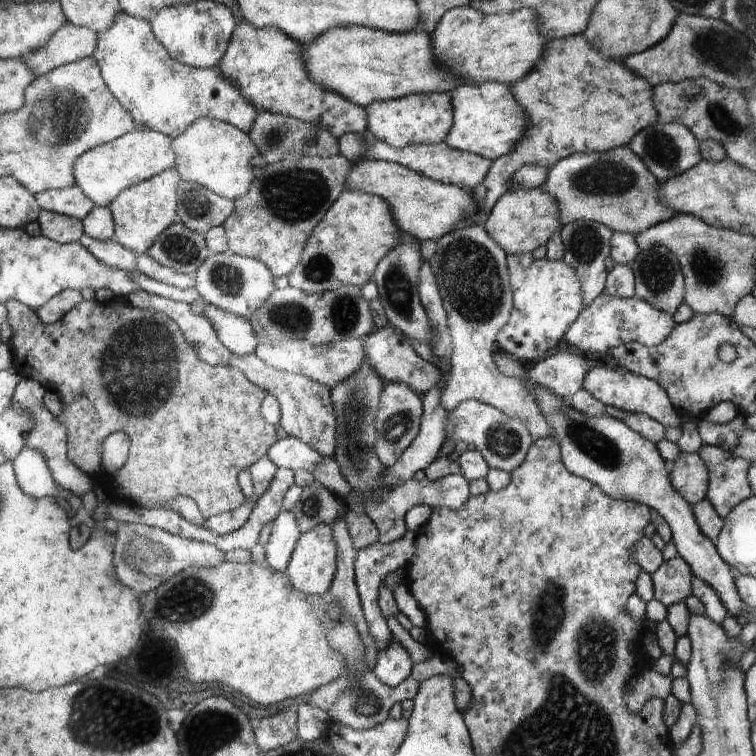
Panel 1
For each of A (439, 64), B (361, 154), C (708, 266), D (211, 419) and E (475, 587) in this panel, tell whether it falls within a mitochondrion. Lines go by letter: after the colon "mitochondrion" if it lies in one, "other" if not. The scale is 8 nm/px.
A: other
B: other
C: mitochondrion
D: other
E: other

